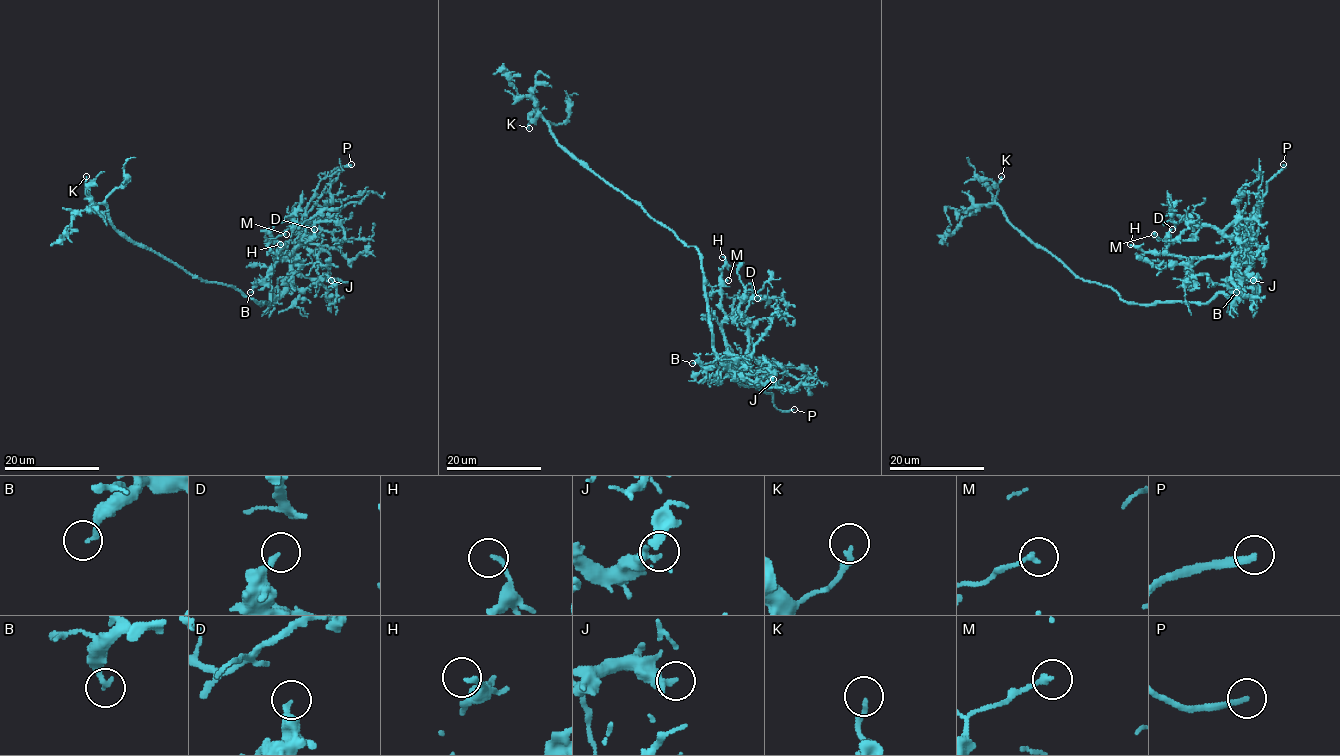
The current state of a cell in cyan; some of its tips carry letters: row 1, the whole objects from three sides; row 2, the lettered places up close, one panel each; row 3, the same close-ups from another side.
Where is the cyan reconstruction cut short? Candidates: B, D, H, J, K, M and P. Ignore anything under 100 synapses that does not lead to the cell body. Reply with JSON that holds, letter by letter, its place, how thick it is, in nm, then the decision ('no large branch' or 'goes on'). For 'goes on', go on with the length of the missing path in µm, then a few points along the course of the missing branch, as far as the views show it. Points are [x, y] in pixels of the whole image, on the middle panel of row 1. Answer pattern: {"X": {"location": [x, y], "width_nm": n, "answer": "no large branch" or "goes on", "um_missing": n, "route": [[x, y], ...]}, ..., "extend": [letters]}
{"B": {"location": [692, 363], "width_nm": 190, "answer": "no large branch"}, "D": {"location": [757, 298], "width_nm": 220, "answer": "no large branch"}, "H": {"location": [722, 257], "width_nm": 150, "answer": "no large branch"}, "J": {"location": [773, 379], "width_nm": 320, "answer": "no large branch"}, "K": {"location": [529, 128], "width_nm": 160, "answer": "no large branch"}, "M": {"location": [728, 280], "width_nm": 200, "answer": "no large branch"}, "P": {"location": [794, 409], "width_nm": 240, "answer": "goes on", "um_missing": 50}, "extend": ["P"]}

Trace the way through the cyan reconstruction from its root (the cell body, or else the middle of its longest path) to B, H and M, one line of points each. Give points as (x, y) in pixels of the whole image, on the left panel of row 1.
B: (253, 300), (269, 303), (271, 293), (276, 298), (282, 293), (293, 250), (250, 292)
H: (253, 300), (269, 303), (271, 293), (277, 298), (283, 291), (293, 250), (280, 257), (280, 244)
M: (253, 300), (269, 303), (271, 293), (277, 298), (283, 291), (293, 250), (280, 257), (269, 241), (286, 234)

